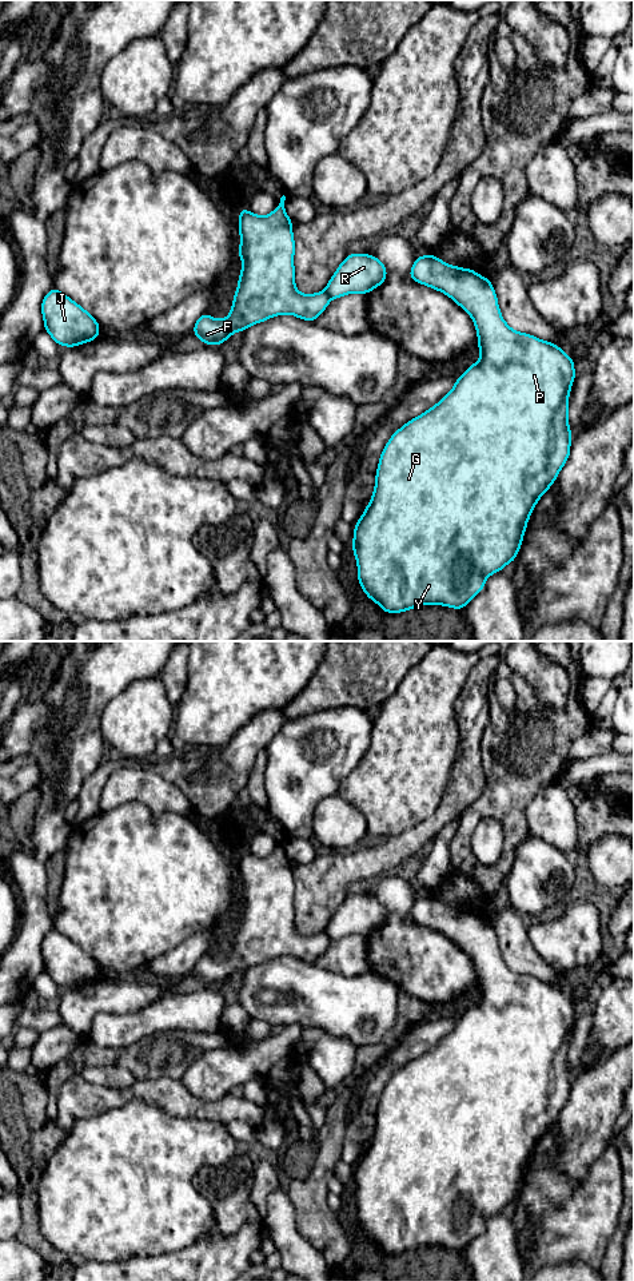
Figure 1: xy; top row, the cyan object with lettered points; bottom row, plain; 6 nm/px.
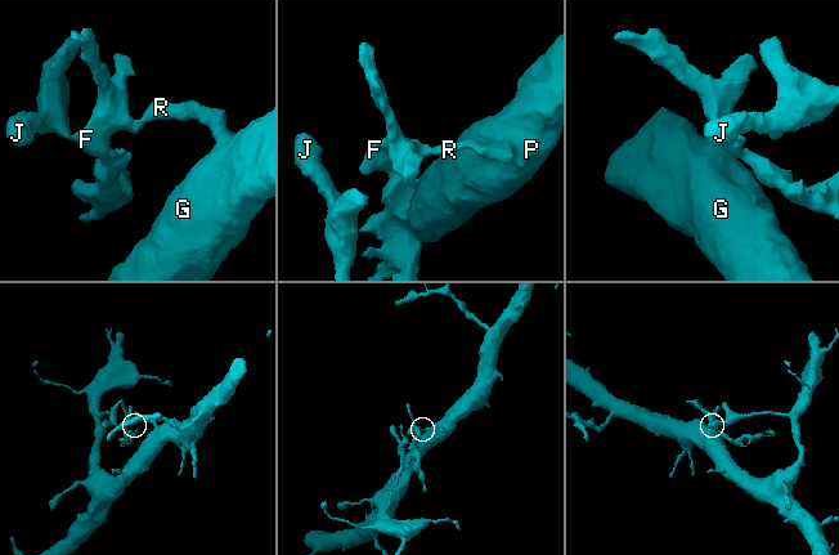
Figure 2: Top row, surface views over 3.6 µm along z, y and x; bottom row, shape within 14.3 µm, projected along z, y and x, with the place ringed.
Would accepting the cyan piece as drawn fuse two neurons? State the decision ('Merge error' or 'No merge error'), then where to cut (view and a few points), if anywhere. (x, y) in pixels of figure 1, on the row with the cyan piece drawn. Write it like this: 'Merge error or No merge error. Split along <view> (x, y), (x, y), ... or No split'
Merge error. Split along xy (323, 291), (331, 298)

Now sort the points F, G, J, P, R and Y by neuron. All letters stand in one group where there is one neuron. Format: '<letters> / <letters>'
F / G J P R Y

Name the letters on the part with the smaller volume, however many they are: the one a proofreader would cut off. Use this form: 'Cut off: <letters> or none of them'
Cut off: F

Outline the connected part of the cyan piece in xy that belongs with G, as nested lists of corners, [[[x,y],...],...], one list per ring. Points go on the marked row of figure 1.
[[[419,255],[408,277],[416,283],[446,294],[472,318],[477,329],[481,358],[455,379],[452,390],[435,406],[404,423],[386,443],[379,458],[372,497],[362,517],[354,525],[352,552],[356,558],[360,588],[383,612],[400,613],[420,605],[443,605],[463,610],[463,608],[485,589],[485,581],[489,576],[501,572],[507,564],[515,561],[533,509],[547,489],[553,486],[561,469],[570,457],[573,433],[569,429],[570,422],[567,418],[569,394],[577,374],[574,370],[574,359],[559,346],[542,341],[534,335],[515,331],[505,322],[491,279],[479,275],[472,268],[447,264],[436,255]]]

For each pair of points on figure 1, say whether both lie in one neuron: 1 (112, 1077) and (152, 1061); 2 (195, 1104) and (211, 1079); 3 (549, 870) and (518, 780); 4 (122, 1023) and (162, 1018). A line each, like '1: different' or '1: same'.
1: different
2: different
3: different
4: same

